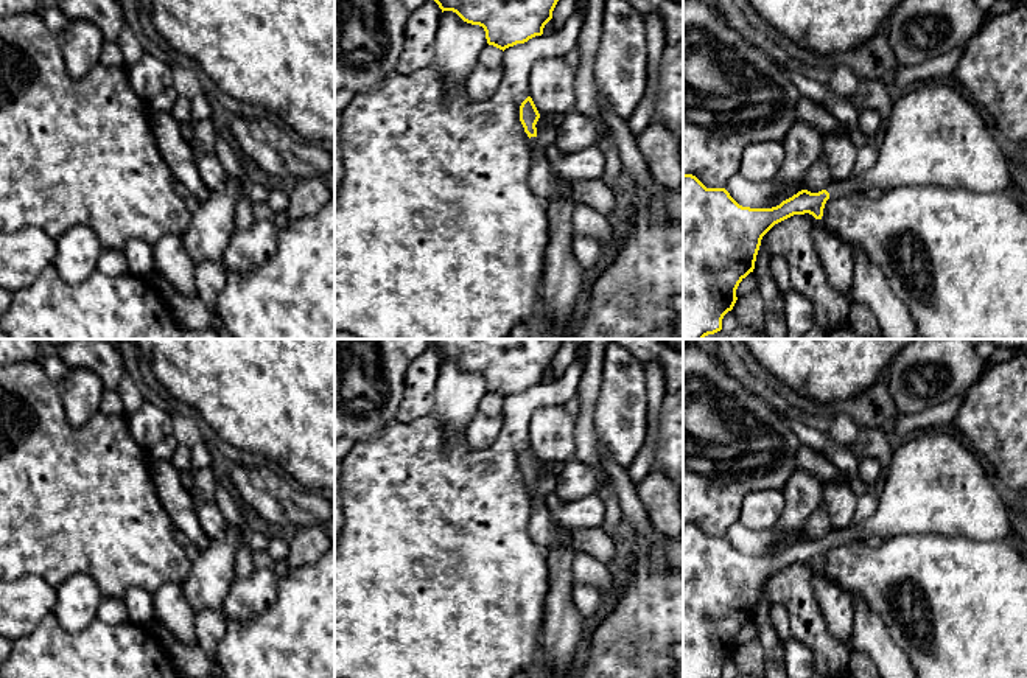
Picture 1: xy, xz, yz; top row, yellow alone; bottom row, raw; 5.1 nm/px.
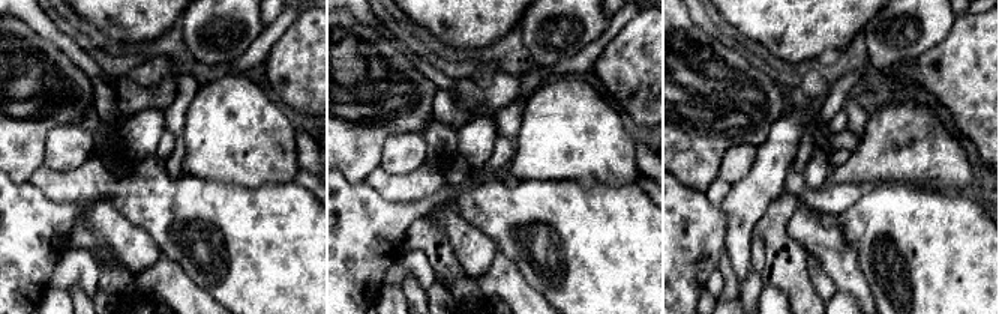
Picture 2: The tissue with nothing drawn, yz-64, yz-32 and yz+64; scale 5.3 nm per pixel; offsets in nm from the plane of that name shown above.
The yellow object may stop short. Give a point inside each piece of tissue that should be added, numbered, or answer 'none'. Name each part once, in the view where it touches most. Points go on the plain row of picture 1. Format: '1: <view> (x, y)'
1: yz (935, 485)

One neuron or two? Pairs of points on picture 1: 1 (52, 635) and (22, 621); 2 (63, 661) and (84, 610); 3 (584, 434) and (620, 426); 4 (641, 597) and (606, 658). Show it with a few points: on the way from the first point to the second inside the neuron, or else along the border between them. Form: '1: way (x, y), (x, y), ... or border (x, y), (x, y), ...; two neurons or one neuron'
1: border (52, 611), (27, 635), (16, 639); two neurons
2: border (52, 613), (69, 632), (83, 630), (95, 618); two neurons
3: border (599, 395), (593, 419), (593, 429), (598, 439); two neurons
4: way (641, 613), (641, 622), (621, 643); one neuron

